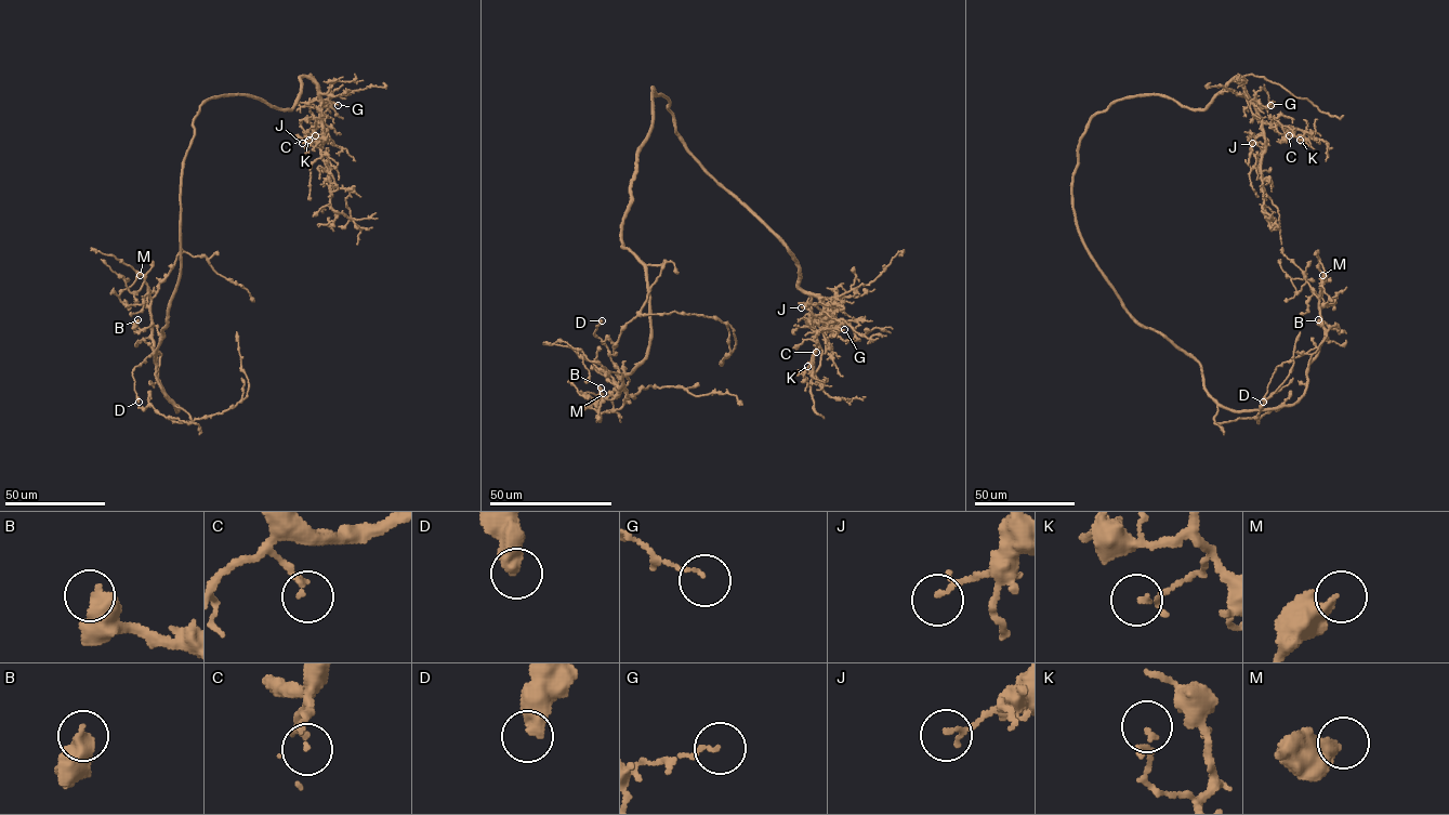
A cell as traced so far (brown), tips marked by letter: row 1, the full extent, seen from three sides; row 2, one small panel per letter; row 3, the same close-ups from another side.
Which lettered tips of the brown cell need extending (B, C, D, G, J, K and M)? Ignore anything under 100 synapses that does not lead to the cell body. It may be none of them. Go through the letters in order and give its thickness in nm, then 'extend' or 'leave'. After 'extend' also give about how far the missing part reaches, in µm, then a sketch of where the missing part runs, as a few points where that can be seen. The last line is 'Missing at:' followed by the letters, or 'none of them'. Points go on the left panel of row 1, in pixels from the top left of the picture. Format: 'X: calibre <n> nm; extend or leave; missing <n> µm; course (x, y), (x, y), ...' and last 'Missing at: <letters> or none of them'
B: calibre 600 nm; leave
C: calibre 180 nm; leave
D: calibre 500 nm; leave
G: calibre 80 nm; leave
J: calibre 160 nm; leave
K: calibre 170 nm; leave
M: calibre 440 nm; leave
Missing at: none of them

